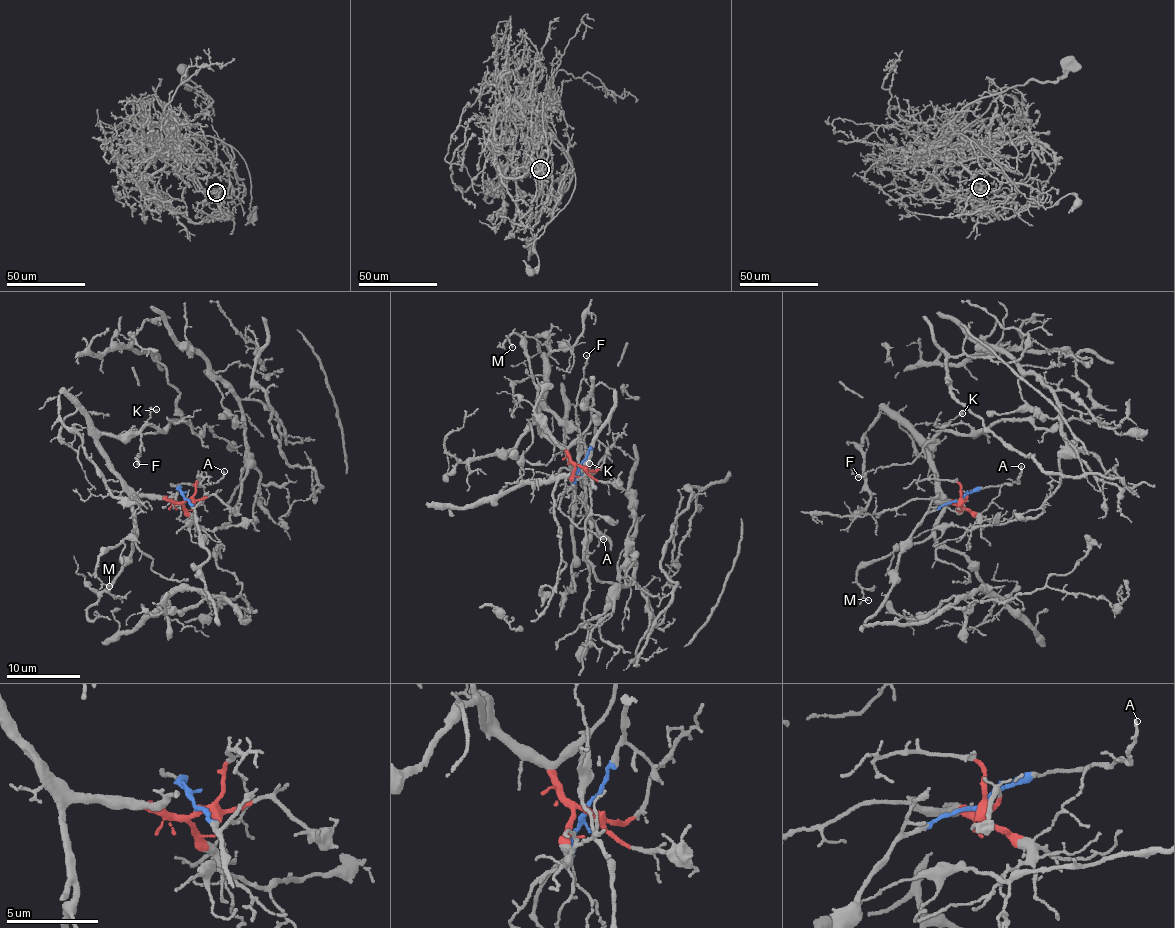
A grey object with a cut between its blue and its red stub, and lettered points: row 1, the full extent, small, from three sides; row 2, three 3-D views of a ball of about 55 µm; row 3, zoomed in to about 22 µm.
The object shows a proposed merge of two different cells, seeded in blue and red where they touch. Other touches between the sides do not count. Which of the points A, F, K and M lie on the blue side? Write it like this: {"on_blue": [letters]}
{"on_blue": ["A"]}

